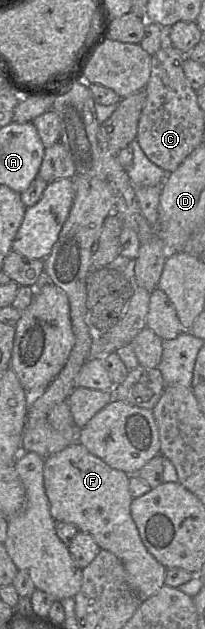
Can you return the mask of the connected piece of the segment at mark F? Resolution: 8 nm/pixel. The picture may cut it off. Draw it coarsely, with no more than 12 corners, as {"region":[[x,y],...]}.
{"region":[[78,441],[44,461],[54,520],[122,562],[144,601],[167,568],[131,516],[130,476]]}

